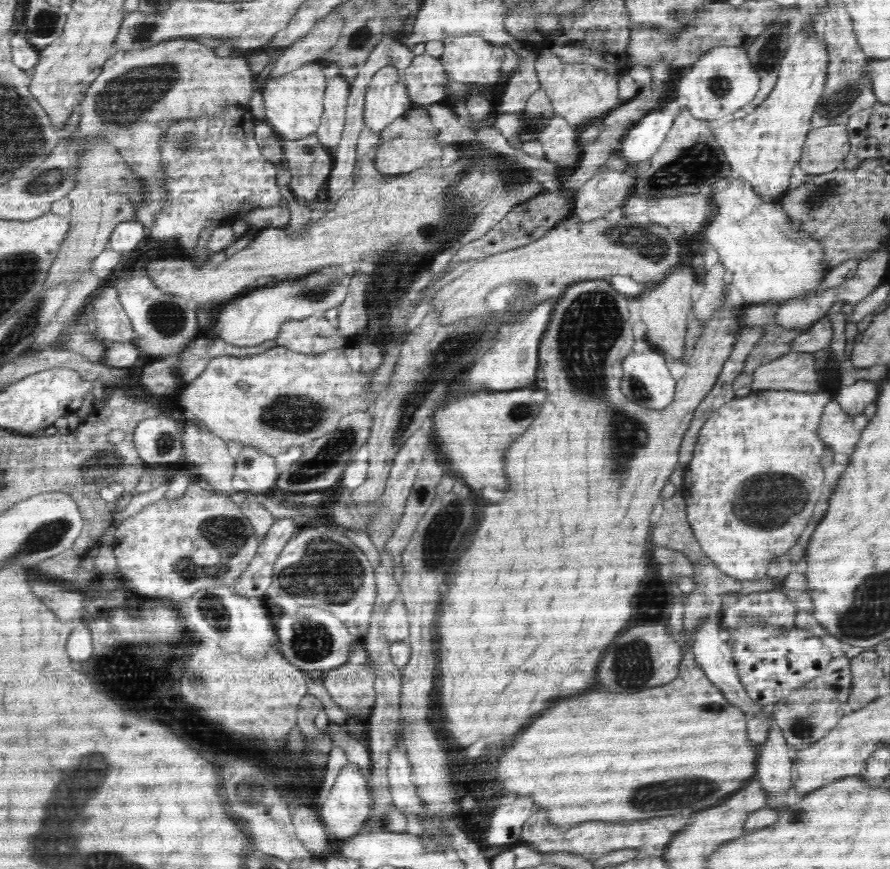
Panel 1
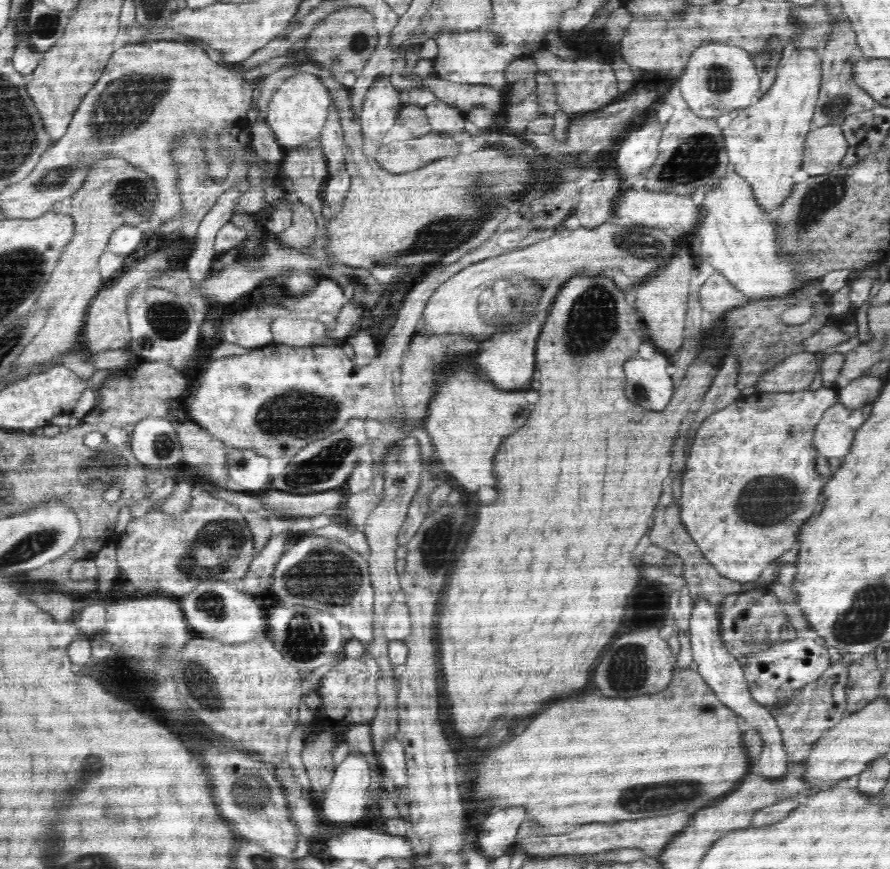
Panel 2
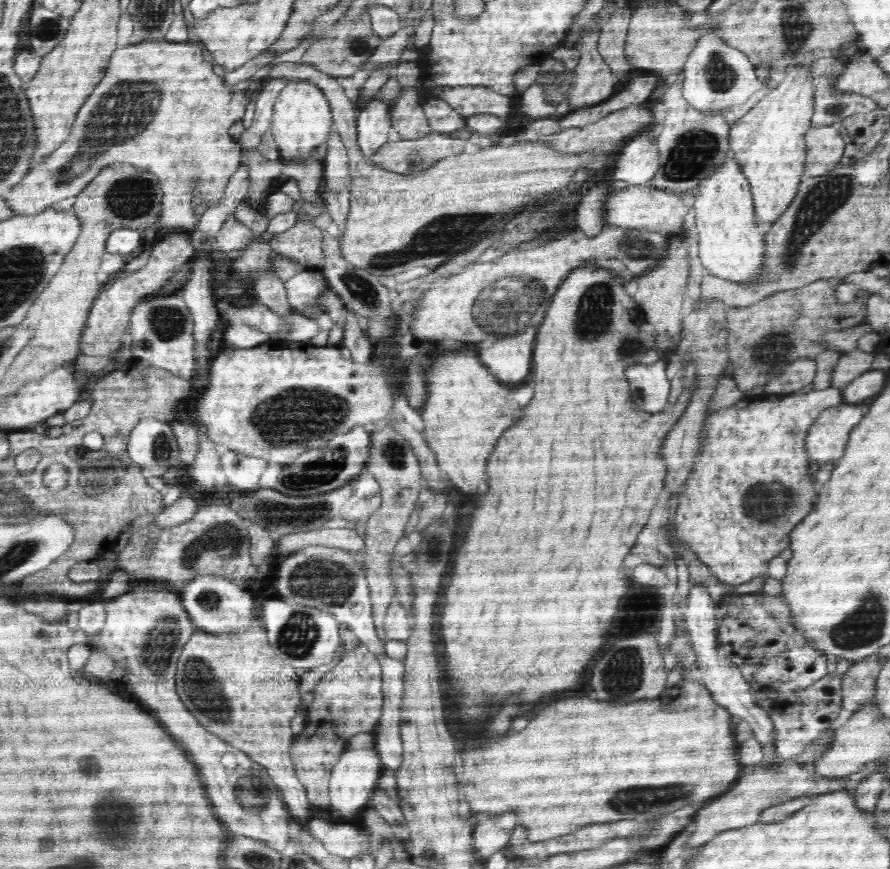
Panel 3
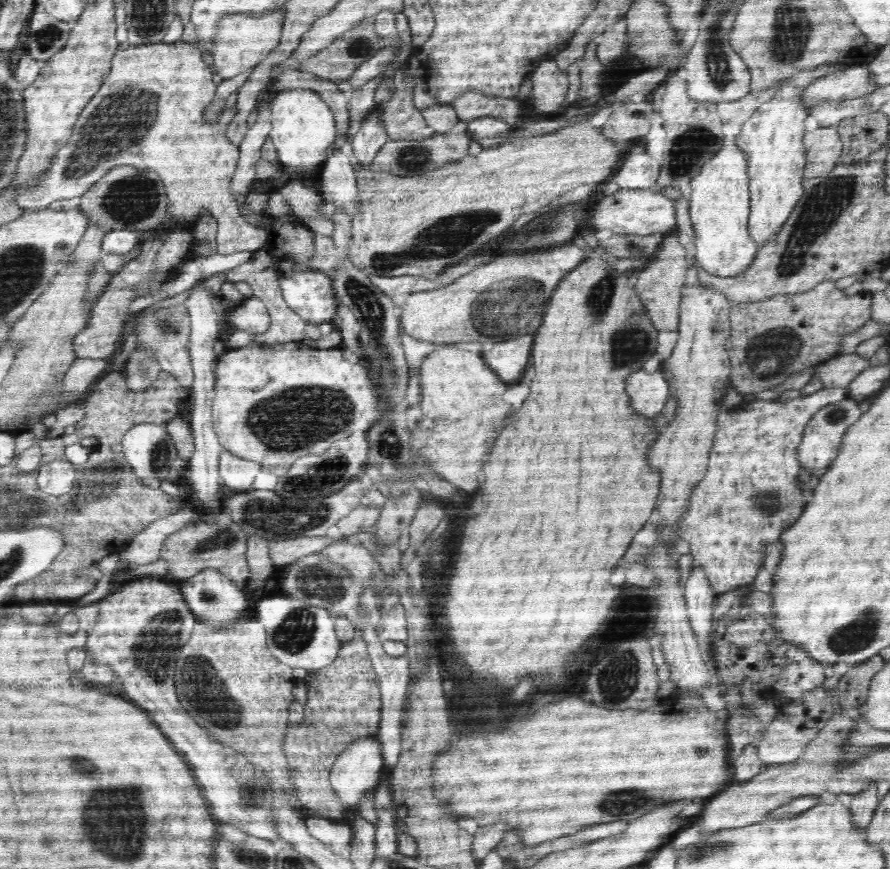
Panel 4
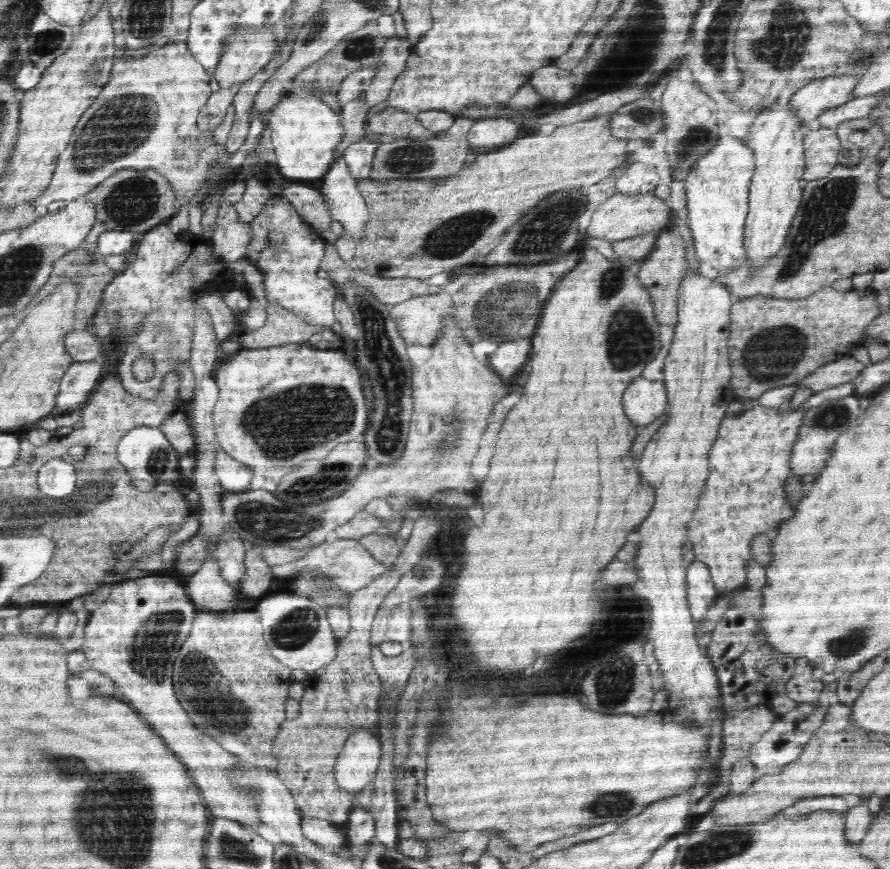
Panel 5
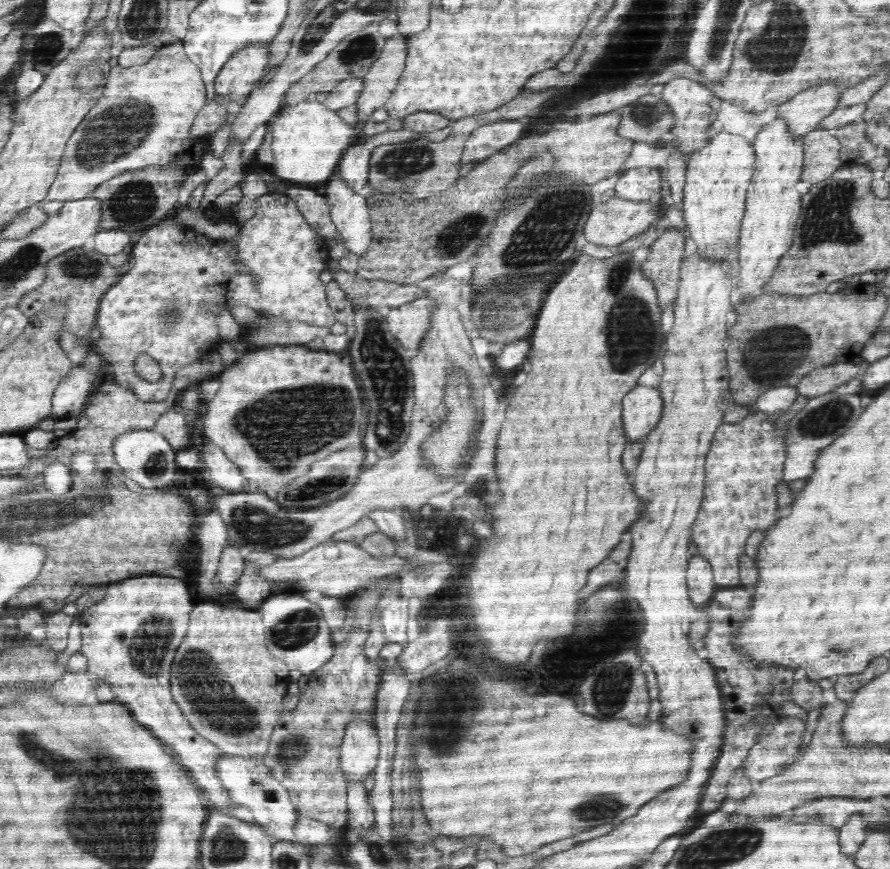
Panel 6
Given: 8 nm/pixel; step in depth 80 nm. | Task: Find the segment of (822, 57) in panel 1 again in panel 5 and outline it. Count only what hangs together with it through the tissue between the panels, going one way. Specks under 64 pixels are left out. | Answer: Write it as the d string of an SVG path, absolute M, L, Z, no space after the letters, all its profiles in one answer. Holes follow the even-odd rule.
M782 106L774 110L768 108L758 116L758 120L752 124L750 138L746 140L746 144L754 150L756 170L750 186L750 208L744 230L744 248L748 264L758 270L784 248L794 214L802 202L802 190L798 188L798 182L802 180L805 171L804 144L798 120L788 108Z

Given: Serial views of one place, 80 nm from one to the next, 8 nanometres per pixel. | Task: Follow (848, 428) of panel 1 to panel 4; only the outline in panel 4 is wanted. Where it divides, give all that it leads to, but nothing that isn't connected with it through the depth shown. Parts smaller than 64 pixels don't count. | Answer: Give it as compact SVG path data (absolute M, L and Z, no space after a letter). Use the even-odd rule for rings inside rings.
M846 397L843 401L836 402L812 415L807 425L804 427L801 443L797 446L798 458L800 458L800 466L804 470L814 470L814 468L826 468L838 454L838 446L842 442L844 432L848 430L848 426L852 426L854 422L862 416L862 410L858 406L858 401Z

